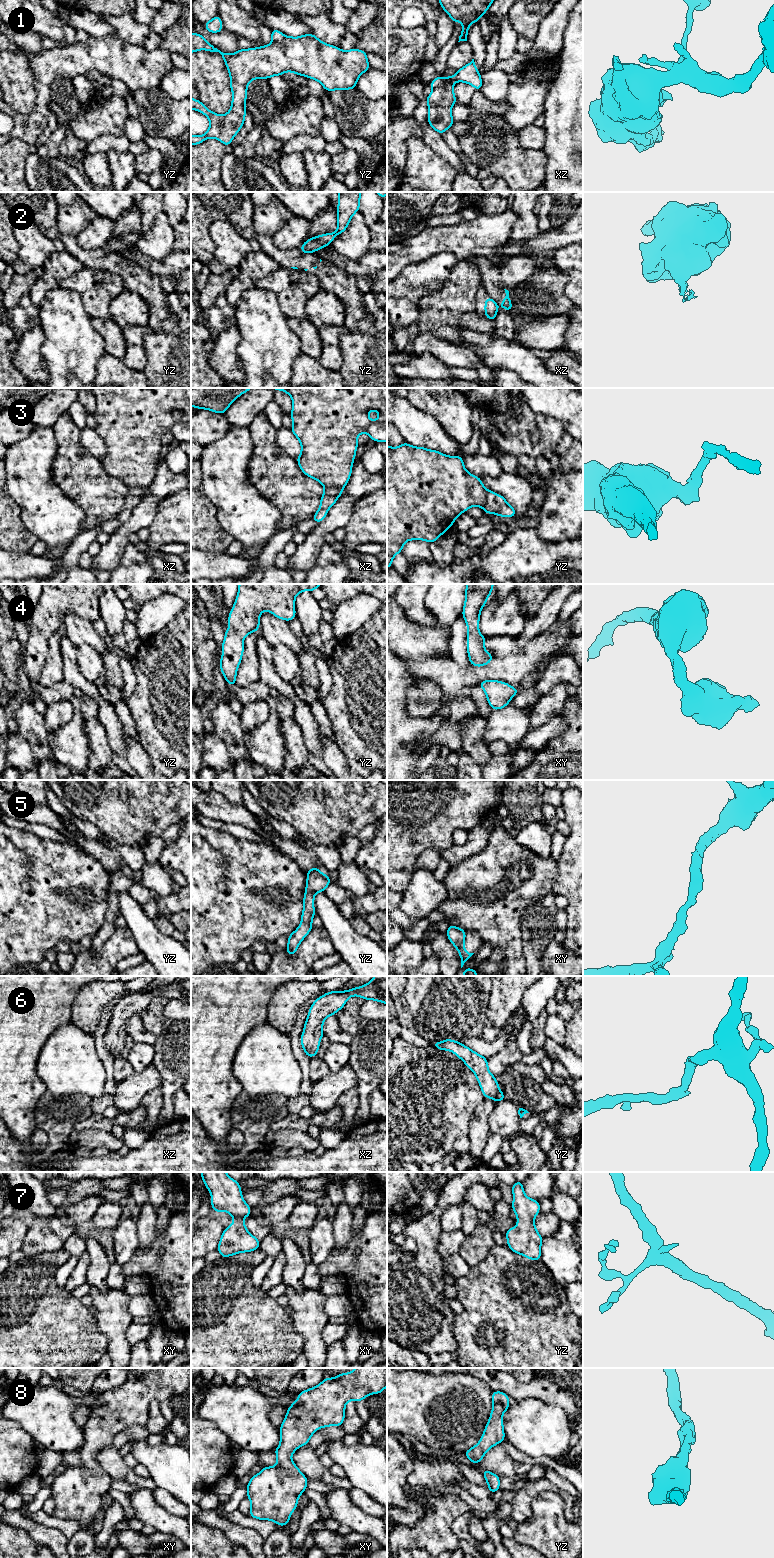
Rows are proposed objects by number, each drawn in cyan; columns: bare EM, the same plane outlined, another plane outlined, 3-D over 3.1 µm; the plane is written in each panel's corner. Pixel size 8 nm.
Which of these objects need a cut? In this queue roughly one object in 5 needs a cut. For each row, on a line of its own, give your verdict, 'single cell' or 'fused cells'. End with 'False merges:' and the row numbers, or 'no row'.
1: fused cells
2: fused cells
3: fused cells
4: single cell
5: single cell
6: single cell
7: single cell
8: single cell
False merges: 1, 2, 3

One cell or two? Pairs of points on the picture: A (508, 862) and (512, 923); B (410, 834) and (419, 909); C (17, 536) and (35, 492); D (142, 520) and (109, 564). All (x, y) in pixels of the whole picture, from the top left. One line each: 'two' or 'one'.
A: one
B: two
C: two
D: one

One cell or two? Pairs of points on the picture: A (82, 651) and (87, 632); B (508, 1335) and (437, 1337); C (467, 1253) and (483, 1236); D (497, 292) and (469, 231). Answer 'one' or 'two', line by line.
A: two
B: two
C: one
D: two

